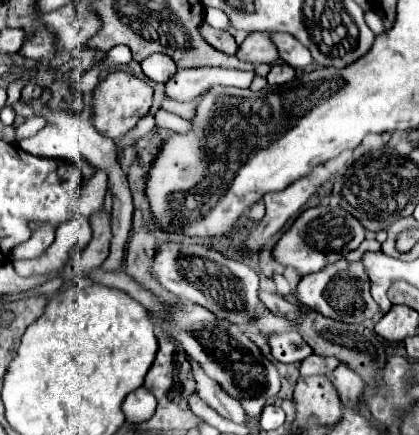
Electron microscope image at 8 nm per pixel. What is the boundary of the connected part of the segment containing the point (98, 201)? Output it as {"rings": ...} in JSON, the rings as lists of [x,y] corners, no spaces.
{"rings":[[[98,169],[92,179],[88,179],[84,187],[84,195],[80,195],[80,213],[90,219],[92,215],[102,211],[104,205],[104,195],[108,191],[108,175]]]}

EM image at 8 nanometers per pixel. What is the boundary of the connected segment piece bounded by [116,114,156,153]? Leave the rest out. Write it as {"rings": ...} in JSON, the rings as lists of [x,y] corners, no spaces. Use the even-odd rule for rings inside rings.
{"rings":[[[147,114],[143,116],[137,123],[137,125],[128,132],[128,135],[124,135],[120,141],[116,141],[118,145],[118,153],[126,147],[126,145],[132,145],[135,140],[142,138],[146,133],[150,132],[156,126],[154,115]]]}

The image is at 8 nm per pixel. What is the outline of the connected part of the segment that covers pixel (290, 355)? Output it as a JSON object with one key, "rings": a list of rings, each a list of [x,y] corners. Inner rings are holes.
{"rings":[[[298,331],[296,333],[272,333],[264,337],[272,349],[272,357],[280,363],[300,363],[302,359],[314,353]]]}

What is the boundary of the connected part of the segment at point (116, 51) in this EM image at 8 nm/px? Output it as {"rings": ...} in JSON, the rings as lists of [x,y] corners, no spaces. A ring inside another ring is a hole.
{"rings":[[[116,45],[114,49],[108,51],[108,57],[106,57],[106,61],[102,63],[102,69],[104,69],[106,65],[122,65],[122,63],[130,63],[130,61],[132,61],[130,49],[128,49],[126,45]]]}

